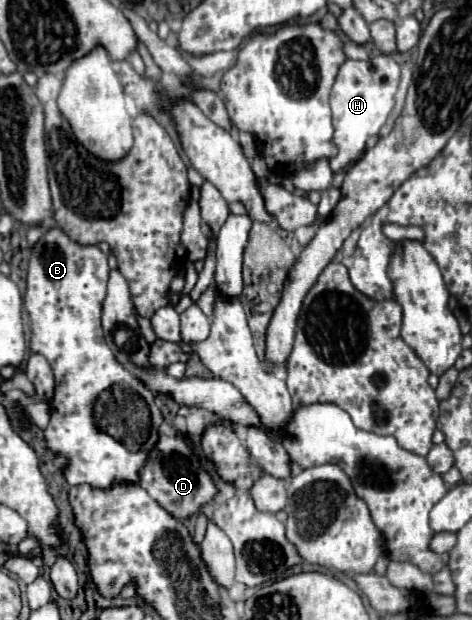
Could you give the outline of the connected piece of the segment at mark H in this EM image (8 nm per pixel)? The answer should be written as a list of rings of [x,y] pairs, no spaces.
[[[386,54],[372,56],[366,62],[346,60],[340,66],[340,72],[336,76],[336,82],[330,94],[332,124],[334,124],[332,142],[338,148],[338,154],[330,158],[330,168],[334,174],[354,164],[362,156],[370,134],[380,132],[380,128],[384,126],[394,106],[394,94],[396,94],[398,82],[400,82],[400,64],[392,56],[386,56]]]

